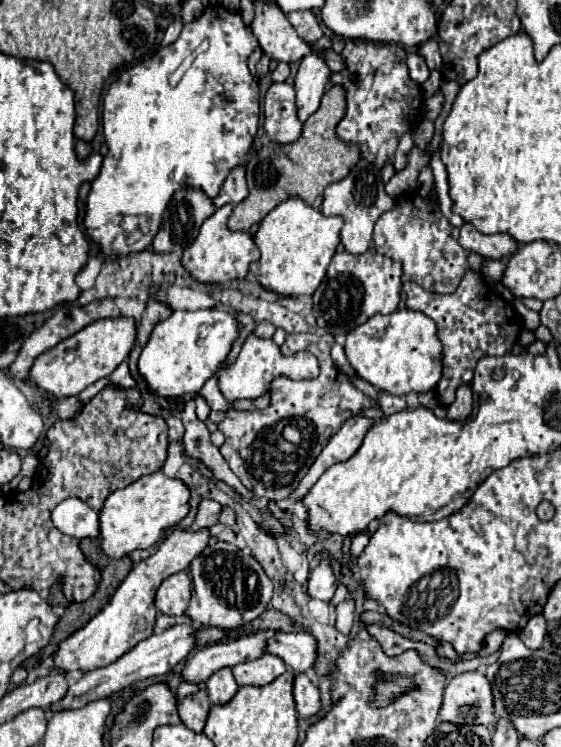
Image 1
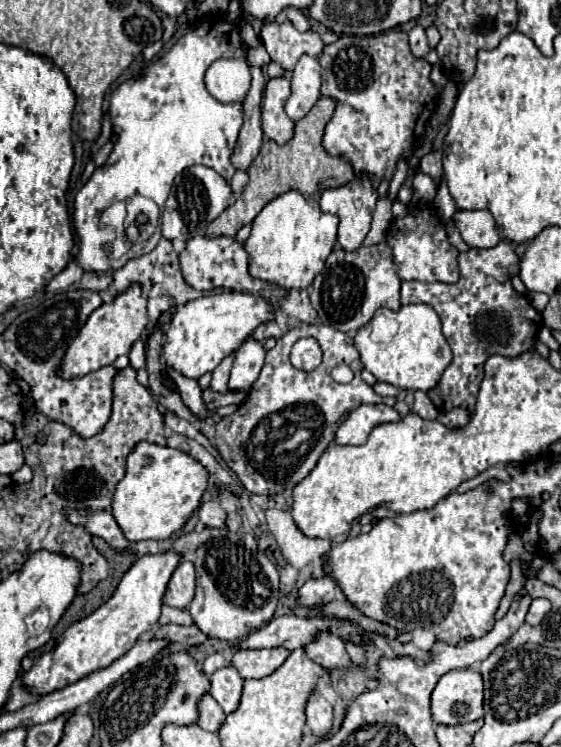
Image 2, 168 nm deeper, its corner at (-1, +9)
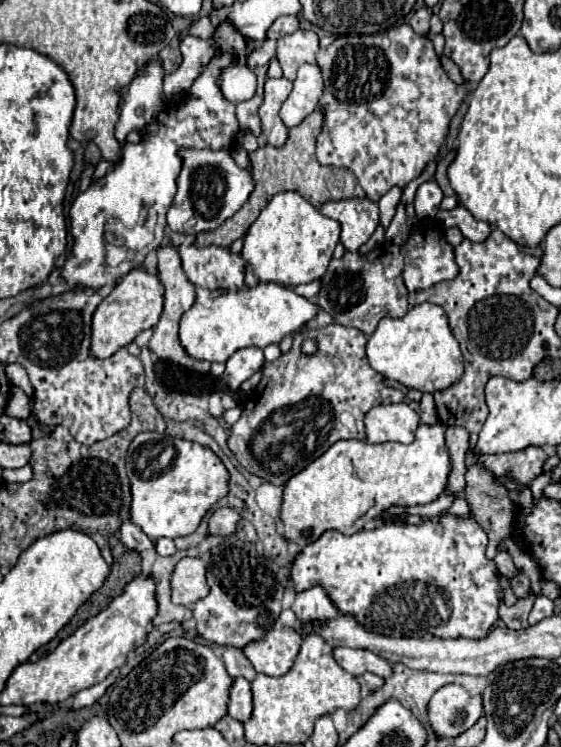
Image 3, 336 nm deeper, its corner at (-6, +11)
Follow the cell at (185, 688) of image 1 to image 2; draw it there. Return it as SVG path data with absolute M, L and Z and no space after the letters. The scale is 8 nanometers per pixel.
M214 653L214 655L210 655L206 661L204 661L204 665L202 665L202 671L210 677L216 669L220 669L220 667L230 667L230 661L222 655L222 653Z

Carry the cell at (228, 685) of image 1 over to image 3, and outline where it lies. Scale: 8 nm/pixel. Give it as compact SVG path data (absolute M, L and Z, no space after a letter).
M235 677L229 689L229 705L227 713L237 721L247 721L251 717L251 687L249 681L243 677Z

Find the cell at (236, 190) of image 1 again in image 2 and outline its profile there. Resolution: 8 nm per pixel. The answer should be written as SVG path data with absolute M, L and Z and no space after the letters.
M252 67L252 87L246 99L242 101L244 107L244 123L238 135L238 143L232 153L232 165L236 169L248 169L252 159L258 155L262 147L262 125L260 125L260 99L262 89L266 85L262 69Z

